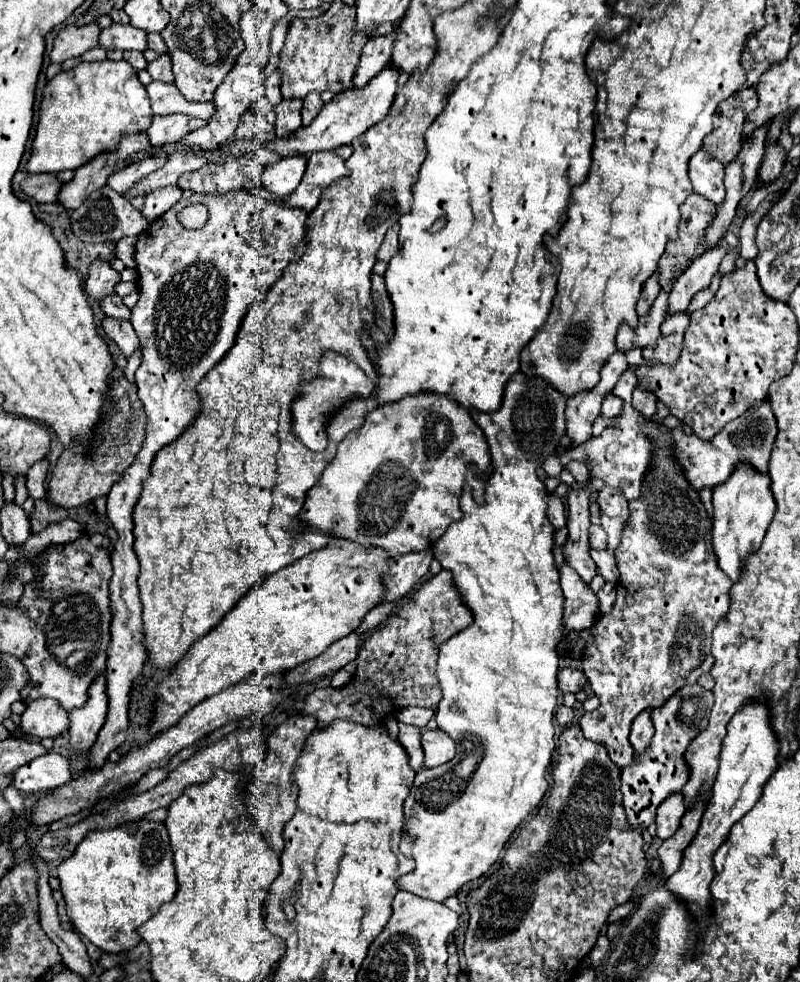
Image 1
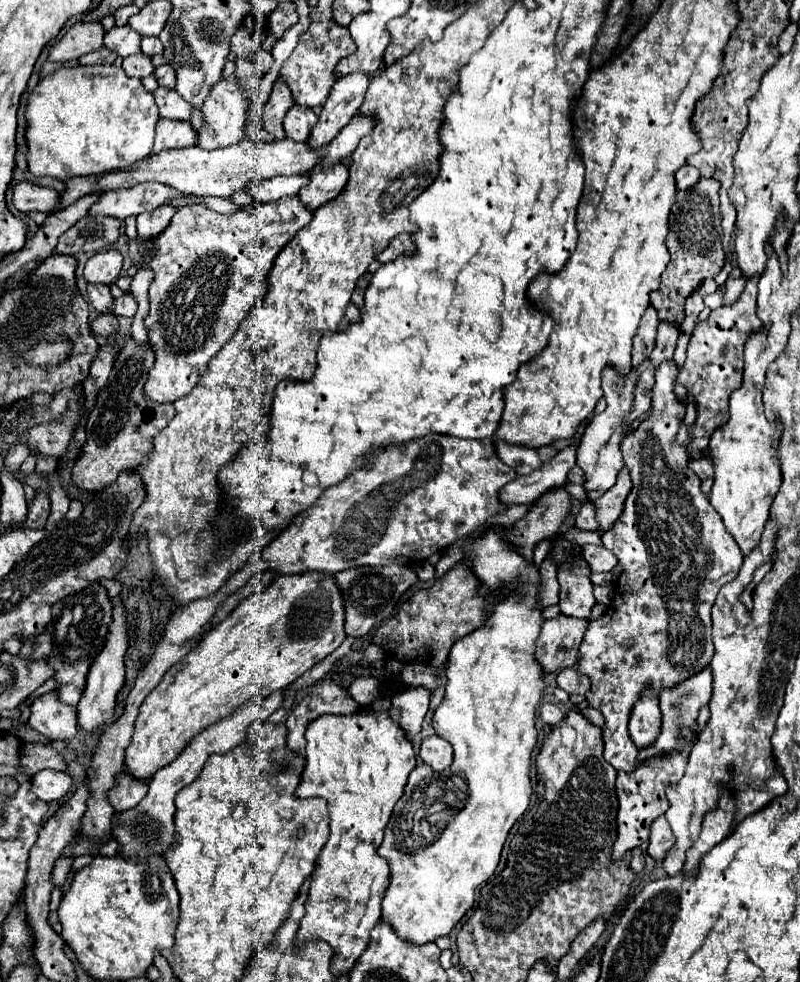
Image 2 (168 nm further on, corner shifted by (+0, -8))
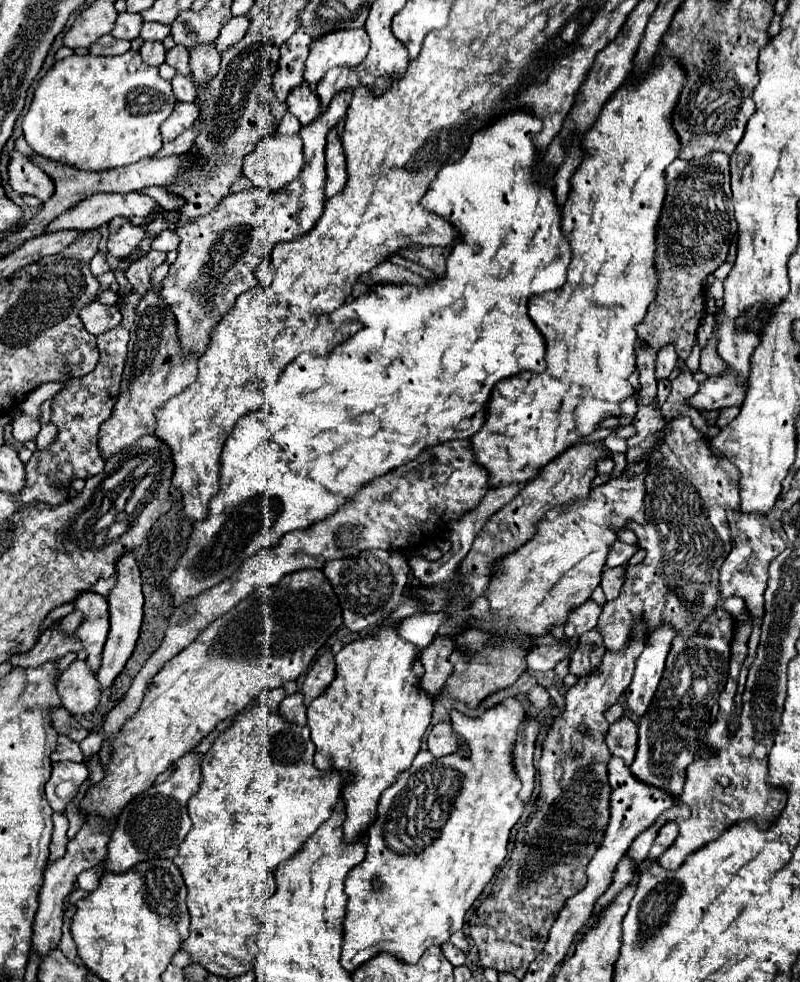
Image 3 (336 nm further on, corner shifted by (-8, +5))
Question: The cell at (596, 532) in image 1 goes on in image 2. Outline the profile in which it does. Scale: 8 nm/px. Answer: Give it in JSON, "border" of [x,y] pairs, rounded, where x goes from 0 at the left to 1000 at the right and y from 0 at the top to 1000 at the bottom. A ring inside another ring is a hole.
{"border":[[[731,555],[729,569],[734,571],[741,584],[761,584],[771,577],[771,567],[761,559],[746,557],[746,555]]]}

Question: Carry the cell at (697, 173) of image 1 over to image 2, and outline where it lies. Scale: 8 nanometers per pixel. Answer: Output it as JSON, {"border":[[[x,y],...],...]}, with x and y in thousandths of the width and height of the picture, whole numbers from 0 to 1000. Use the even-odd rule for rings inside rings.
{"border":[[[854,168],[846,176],[844,176],[844,186],[846,186],[846,192],[861,192],[866,190],[871,184],[874,184],[874,172],[864,170],[864,168]]]}

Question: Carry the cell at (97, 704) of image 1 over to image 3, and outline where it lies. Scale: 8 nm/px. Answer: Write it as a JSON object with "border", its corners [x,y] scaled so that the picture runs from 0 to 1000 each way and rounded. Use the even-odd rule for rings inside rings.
{"border":[[[154,566],[146,570],[146,595],[134,607],[136,611],[136,623],[139,623],[139,642],[129,660],[129,670],[126,670],[126,680],[121,684],[121,695],[126,697],[126,703],[136,701],[141,692],[151,686],[156,680],[161,668],[166,666],[176,631],[179,631],[179,603],[176,603],[176,585],[171,578],[171,572],[166,566]]]}

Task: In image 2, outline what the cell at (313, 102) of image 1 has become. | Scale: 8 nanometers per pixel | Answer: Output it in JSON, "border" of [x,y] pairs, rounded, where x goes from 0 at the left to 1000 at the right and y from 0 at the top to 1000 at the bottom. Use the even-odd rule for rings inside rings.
{"border":[[[366,107],[354,121],[354,131],[359,142],[366,144],[384,144],[389,131],[396,125],[396,117],[389,111],[381,111],[379,107]]]}

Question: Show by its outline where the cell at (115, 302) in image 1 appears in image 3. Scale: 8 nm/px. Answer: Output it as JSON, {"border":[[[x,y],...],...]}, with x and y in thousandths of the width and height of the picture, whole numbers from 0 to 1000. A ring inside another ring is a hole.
{"border":[[[119,259],[119,261],[116,261],[116,265],[114,265],[114,277],[116,277],[116,281],[131,279],[131,277],[136,277],[136,275],[139,275],[139,273],[136,273],[136,269],[134,269],[131,261]]]}

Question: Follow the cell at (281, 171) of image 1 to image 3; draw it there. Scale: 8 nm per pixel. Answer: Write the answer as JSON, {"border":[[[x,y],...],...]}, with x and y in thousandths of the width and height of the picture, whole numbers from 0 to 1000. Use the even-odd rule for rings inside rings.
{"border":[[[374,136],[331,138],[321,151],[306,159],[304,179],[331,193],[349,193],[374,181],[381,169],[379,145]]]}

